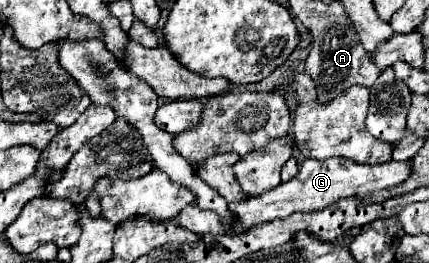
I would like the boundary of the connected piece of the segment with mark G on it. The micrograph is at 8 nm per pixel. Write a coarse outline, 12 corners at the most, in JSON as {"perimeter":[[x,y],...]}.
{"perimeter":[[304,159],[294,179],[230,203],[238,231],[396,187],[410,163]]}

